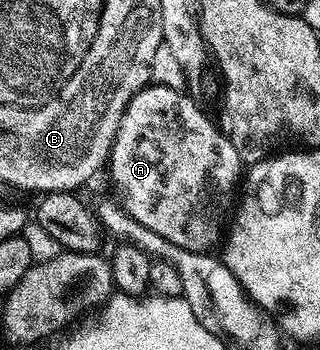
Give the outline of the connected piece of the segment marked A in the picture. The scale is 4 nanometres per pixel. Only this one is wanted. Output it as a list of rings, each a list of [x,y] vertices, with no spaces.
[[[144,86],[131,100],[119,124],[119,132],[109,153],[107,175],[113,181],[113,194],[117,202],[131,217],[180,248],[208,254],[213,250],[212,246],[220,242],[222,245],[226,237],[227,223],[239,198],[243,163],[229,135],[221,130],[214,119],[212,122],[187,95],[166,86]]]

